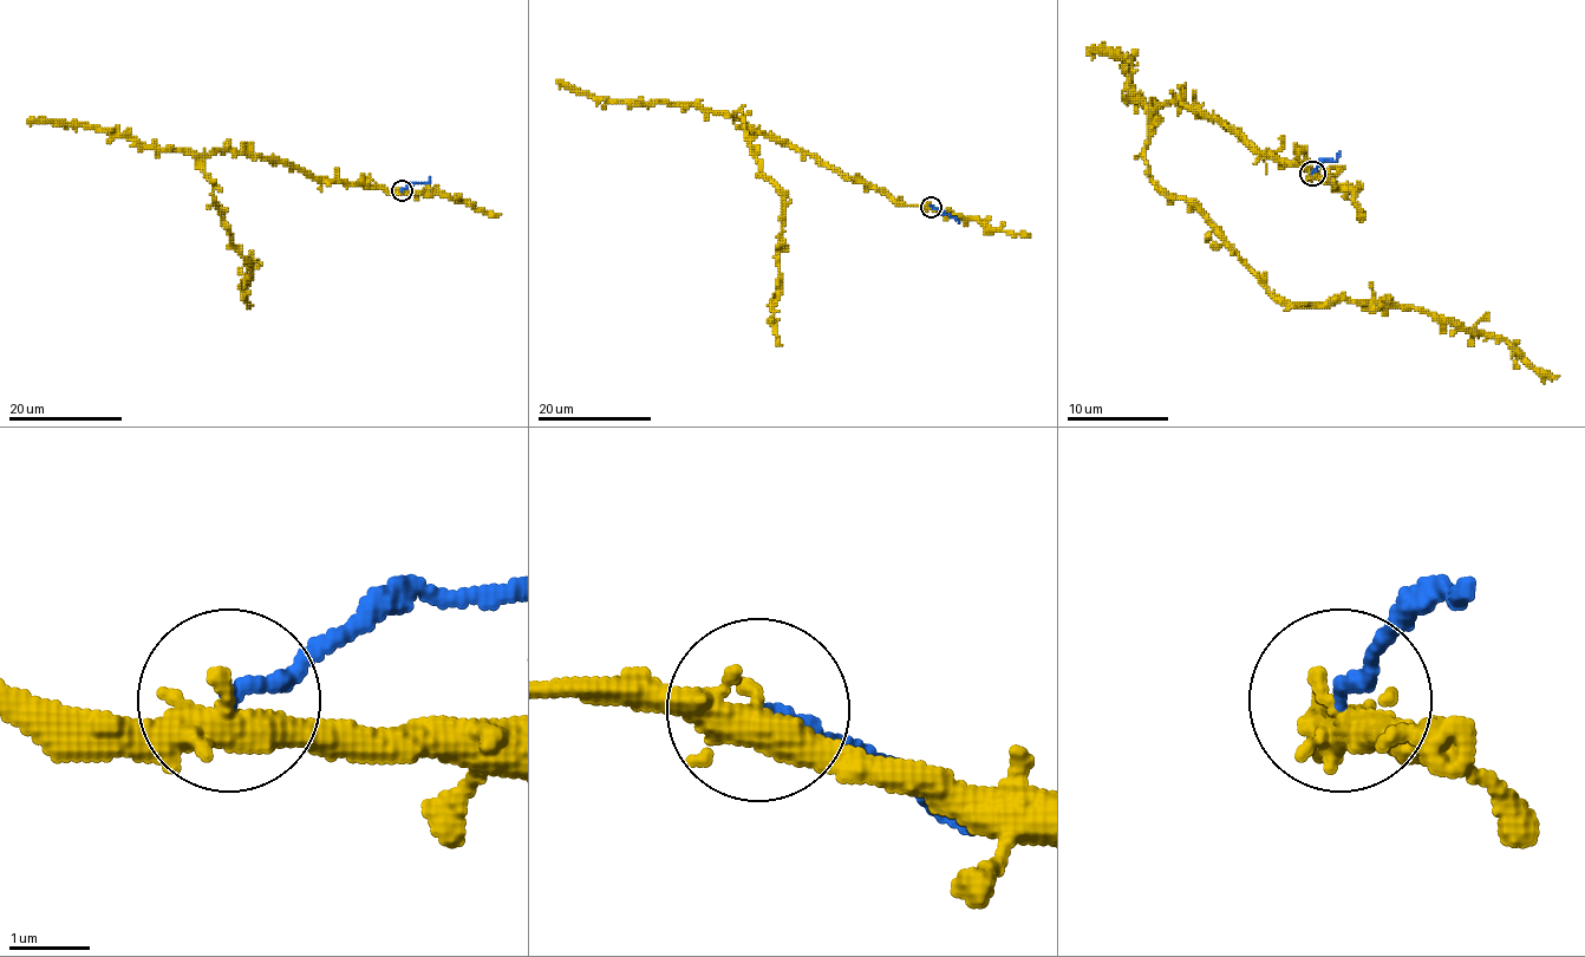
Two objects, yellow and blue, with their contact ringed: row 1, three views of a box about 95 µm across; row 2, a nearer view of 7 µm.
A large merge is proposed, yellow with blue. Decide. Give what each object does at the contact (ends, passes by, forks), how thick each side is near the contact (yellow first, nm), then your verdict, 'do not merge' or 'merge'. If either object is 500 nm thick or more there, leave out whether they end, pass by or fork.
yellow passes by; blue ends there; 400 nm thick on the yellow side, 180 nm on the other; do not merge

